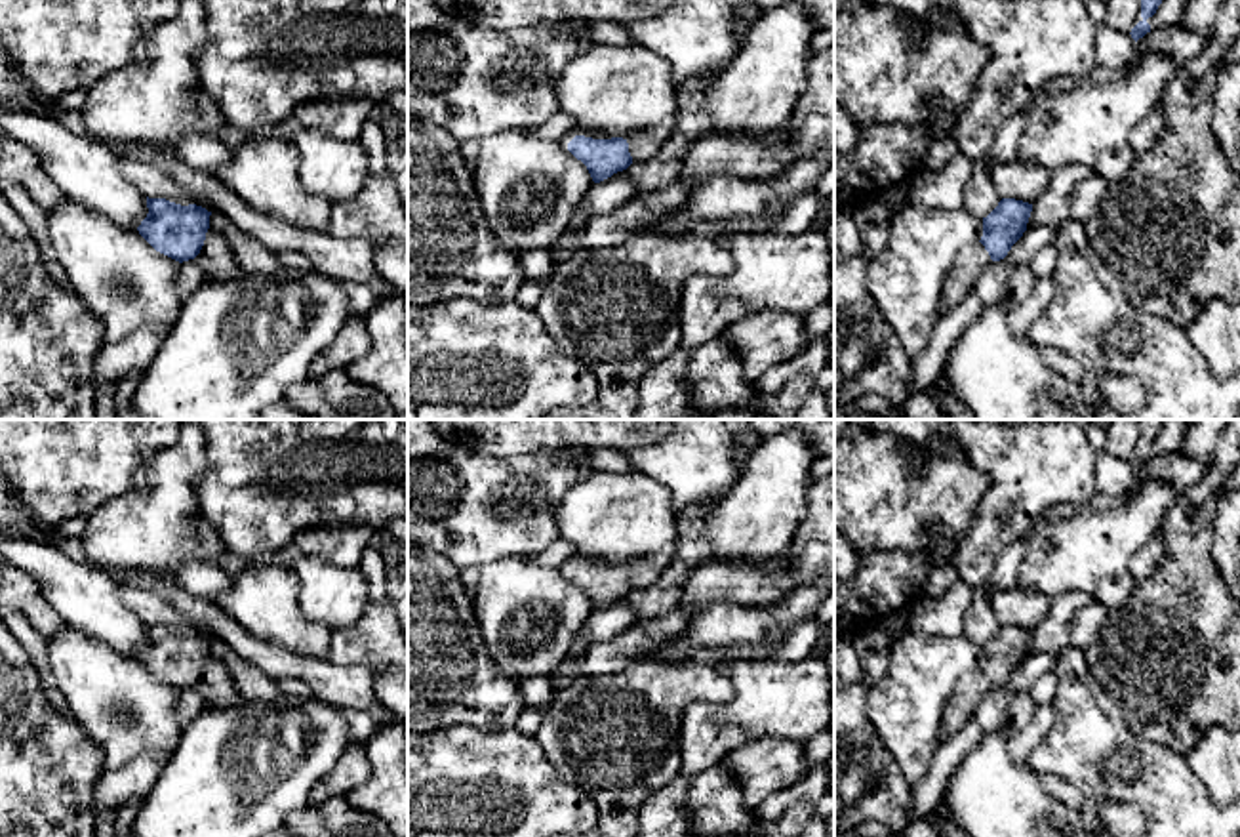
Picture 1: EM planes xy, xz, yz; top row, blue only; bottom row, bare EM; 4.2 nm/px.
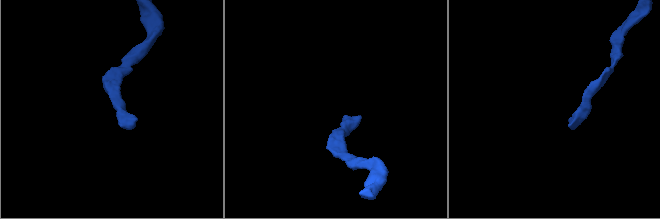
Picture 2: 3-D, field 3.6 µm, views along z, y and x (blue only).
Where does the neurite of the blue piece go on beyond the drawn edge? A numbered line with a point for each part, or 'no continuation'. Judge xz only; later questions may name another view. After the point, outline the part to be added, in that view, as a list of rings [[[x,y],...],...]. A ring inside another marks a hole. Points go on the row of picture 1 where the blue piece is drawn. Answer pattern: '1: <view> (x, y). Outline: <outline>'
1: xz (642, 143). Outline: [[[670,116],[663,122],[629,132],[621,137],[629,143],[632,162],[644,162],[661,149],[661,145],[672,135],[674,128],[676,116]]]

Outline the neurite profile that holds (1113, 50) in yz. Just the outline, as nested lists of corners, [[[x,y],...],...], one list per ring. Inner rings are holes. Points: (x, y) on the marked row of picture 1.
[[[1107,23],[1097,25],[1095,31],[1095,59],[1099,67],[1120,74],[1130,67],[1135,50],[1135,40],[1130,32],[1118,32]]]

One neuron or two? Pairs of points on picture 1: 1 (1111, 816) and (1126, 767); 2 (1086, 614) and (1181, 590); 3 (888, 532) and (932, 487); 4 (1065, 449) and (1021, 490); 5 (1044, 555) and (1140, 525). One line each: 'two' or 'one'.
1: two
2: two
3: one
4: one
5: one

